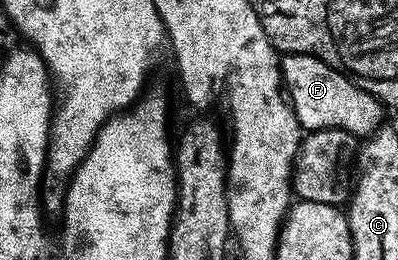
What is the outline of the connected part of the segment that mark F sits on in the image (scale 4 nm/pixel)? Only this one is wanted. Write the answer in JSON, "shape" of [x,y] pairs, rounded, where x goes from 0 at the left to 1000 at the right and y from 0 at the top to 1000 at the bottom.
{"shape":[[[721,204],[704,238],[706,323],[759,500],[859,496],[887,515],[889,531],[915,535],[957,492],[957,392],[842,258],[812,242],[812,227],[784,219],[776,204]]]}

